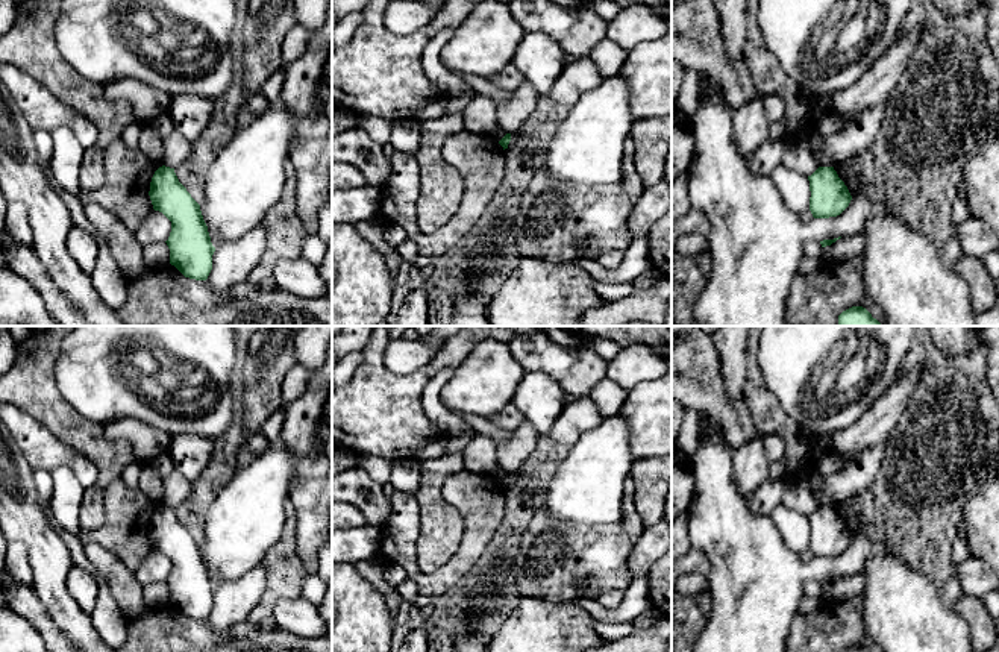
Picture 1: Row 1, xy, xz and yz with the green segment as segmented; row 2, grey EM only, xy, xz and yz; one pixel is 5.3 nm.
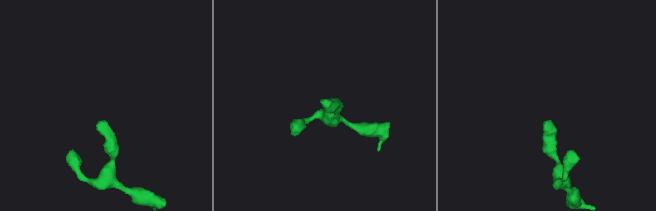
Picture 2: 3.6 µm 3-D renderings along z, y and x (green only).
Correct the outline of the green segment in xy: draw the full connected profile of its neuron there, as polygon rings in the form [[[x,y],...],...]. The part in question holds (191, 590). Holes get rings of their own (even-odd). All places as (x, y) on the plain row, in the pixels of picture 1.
[[[165,505],[155,511],[149,535],[153,549],[171,561],[171,572],[165,581],[170,588],[170,603],[185,617],[206,620],[212,610],[215,587],[200,544],[179,522],[174,508]]]

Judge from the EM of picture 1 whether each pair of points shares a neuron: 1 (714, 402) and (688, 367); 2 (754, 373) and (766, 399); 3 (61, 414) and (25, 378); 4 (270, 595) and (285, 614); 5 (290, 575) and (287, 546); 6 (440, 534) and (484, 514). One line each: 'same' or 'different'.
1: same
2: same
3: same
4: different
5: same
6: different

